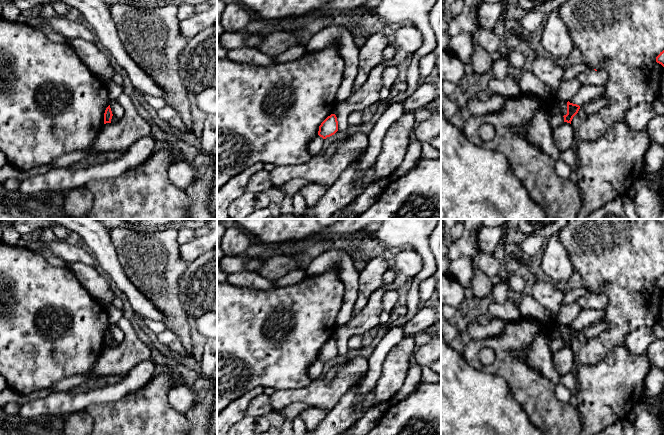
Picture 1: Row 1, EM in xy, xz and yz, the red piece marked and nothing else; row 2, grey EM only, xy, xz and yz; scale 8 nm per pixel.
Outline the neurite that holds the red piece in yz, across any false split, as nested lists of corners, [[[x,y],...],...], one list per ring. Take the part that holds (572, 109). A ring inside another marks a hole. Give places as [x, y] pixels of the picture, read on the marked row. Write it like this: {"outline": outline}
{"outline": [[[568,101],[567,102],[567,114],[563,116],[564,122],[571,124],[573,117],[578,113],[579,109],[580,109],[579,105],[570,103]]]}

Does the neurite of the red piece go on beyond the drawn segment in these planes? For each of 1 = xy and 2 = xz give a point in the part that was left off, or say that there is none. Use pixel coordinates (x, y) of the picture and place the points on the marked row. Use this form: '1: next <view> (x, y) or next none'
1: next none
2: next none

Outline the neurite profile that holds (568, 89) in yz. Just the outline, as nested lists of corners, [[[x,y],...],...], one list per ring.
[[[576,78],[561,82],[559,88],[556,90],[558,100],[568,102],[581,89],[582,84]]]

